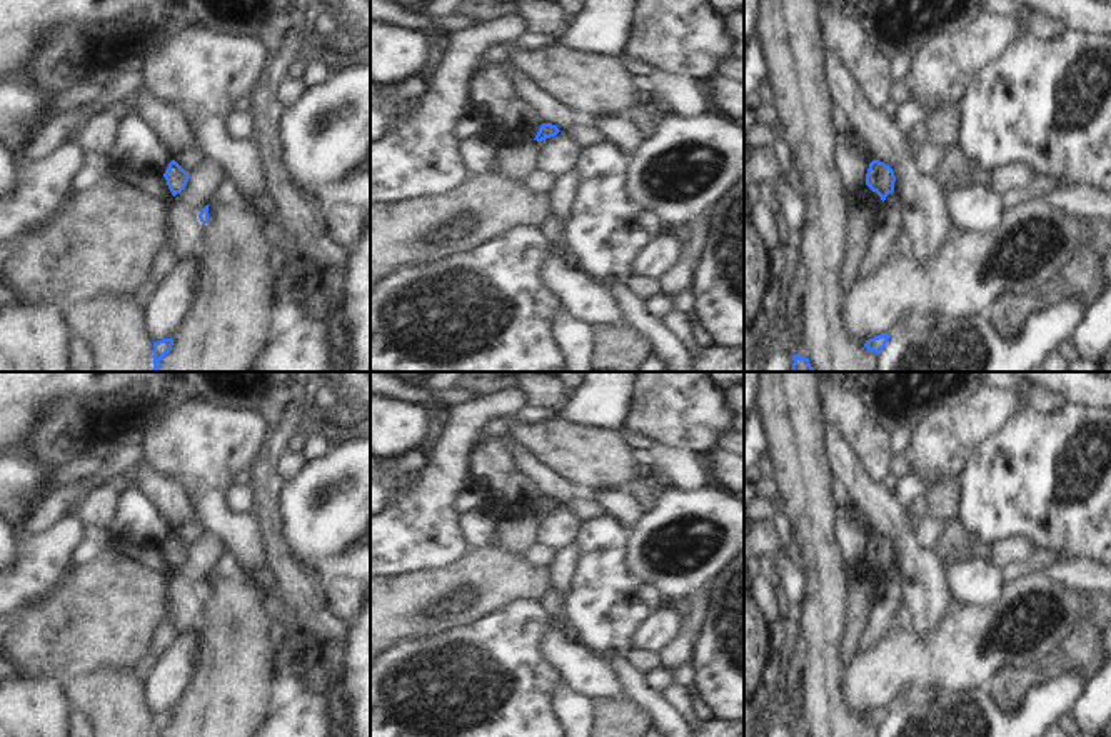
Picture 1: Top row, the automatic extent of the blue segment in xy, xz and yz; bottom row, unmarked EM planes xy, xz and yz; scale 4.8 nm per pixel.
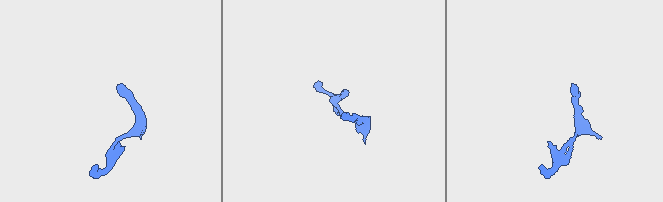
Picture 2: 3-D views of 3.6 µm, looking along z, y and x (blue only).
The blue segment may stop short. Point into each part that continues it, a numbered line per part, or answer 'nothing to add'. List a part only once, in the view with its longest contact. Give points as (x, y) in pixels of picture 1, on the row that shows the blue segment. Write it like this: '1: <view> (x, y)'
nothing to add

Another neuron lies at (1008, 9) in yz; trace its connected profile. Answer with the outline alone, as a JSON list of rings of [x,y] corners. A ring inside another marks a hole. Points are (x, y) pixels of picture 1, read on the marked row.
[[[984,0],[984,10],[999,17],[1019,17],[1024,15],[1029,7],[1023,0]]]

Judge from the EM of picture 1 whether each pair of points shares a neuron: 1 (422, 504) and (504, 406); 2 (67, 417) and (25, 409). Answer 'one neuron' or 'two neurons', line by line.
1: one neuron
2: two neurons

